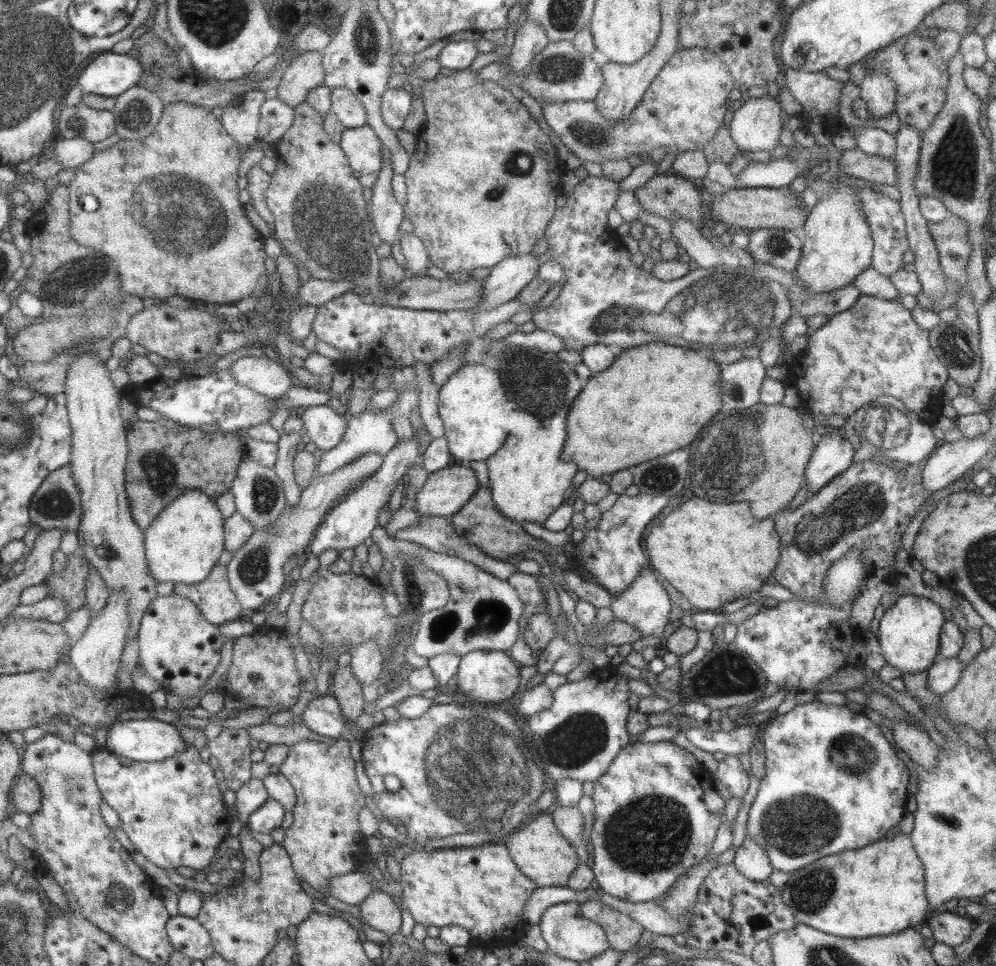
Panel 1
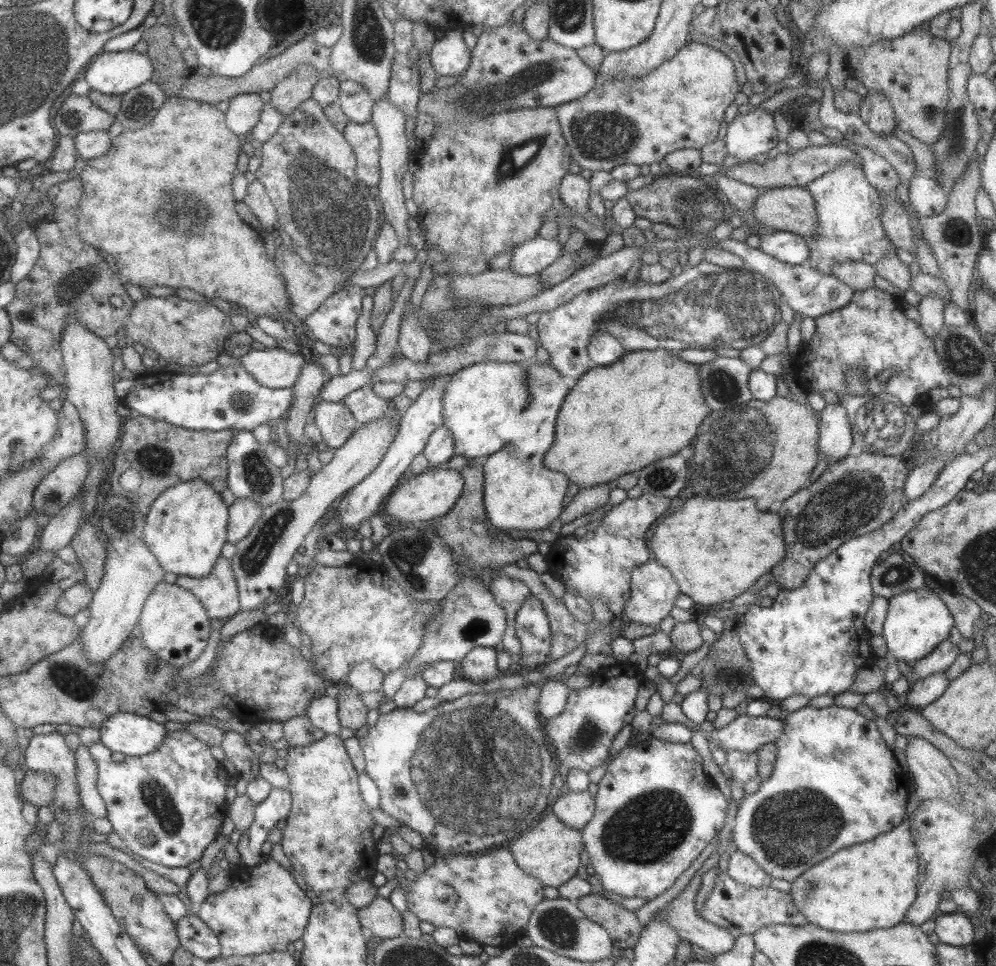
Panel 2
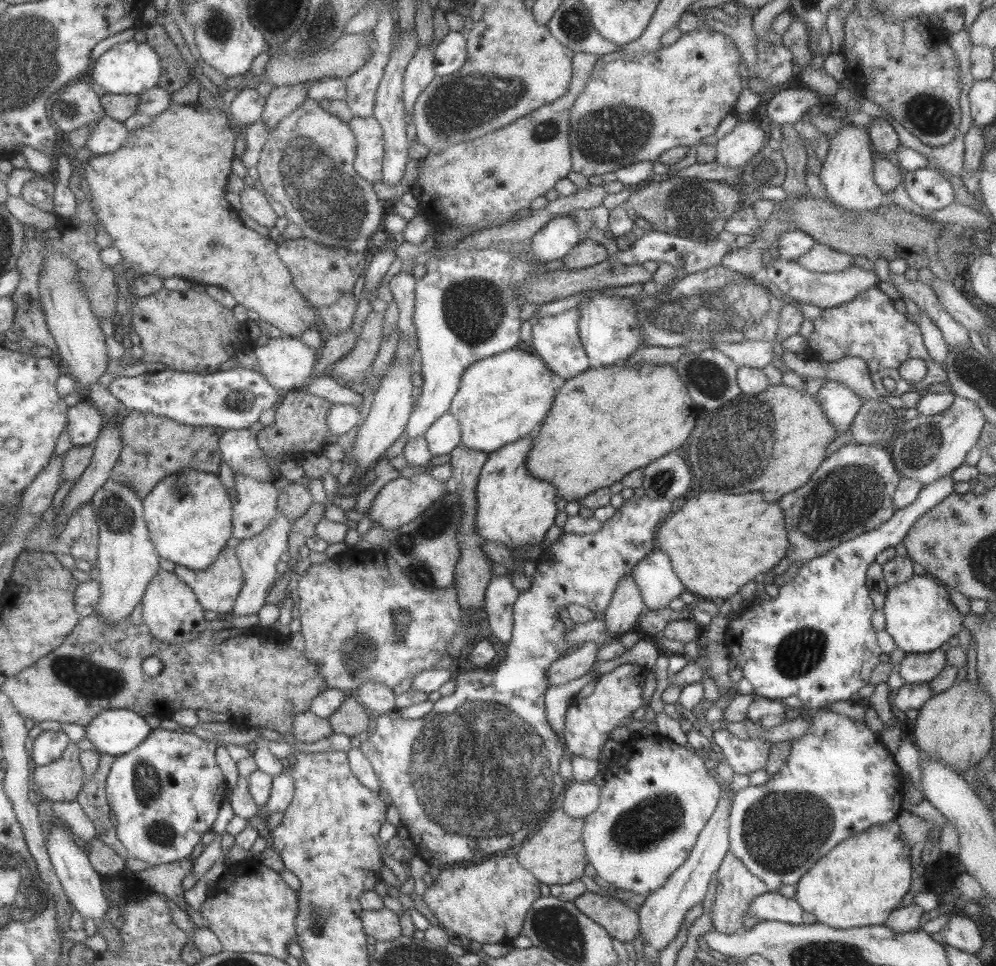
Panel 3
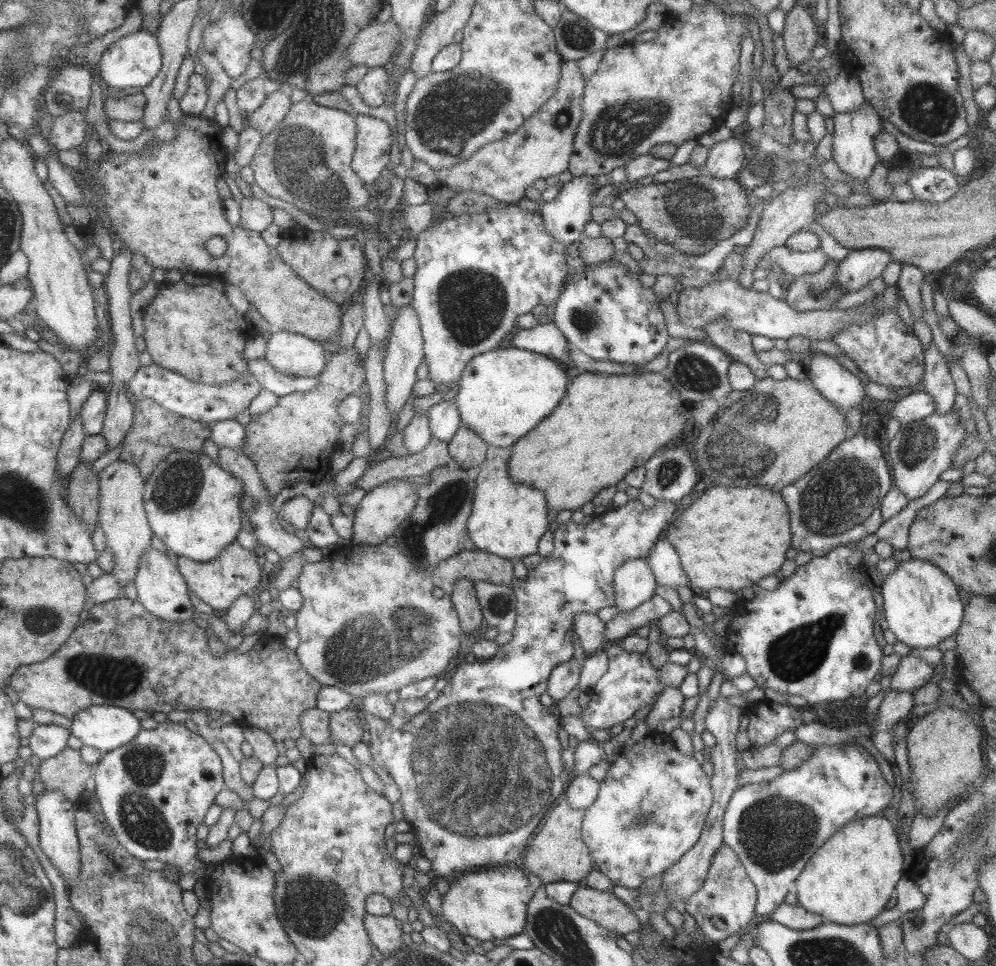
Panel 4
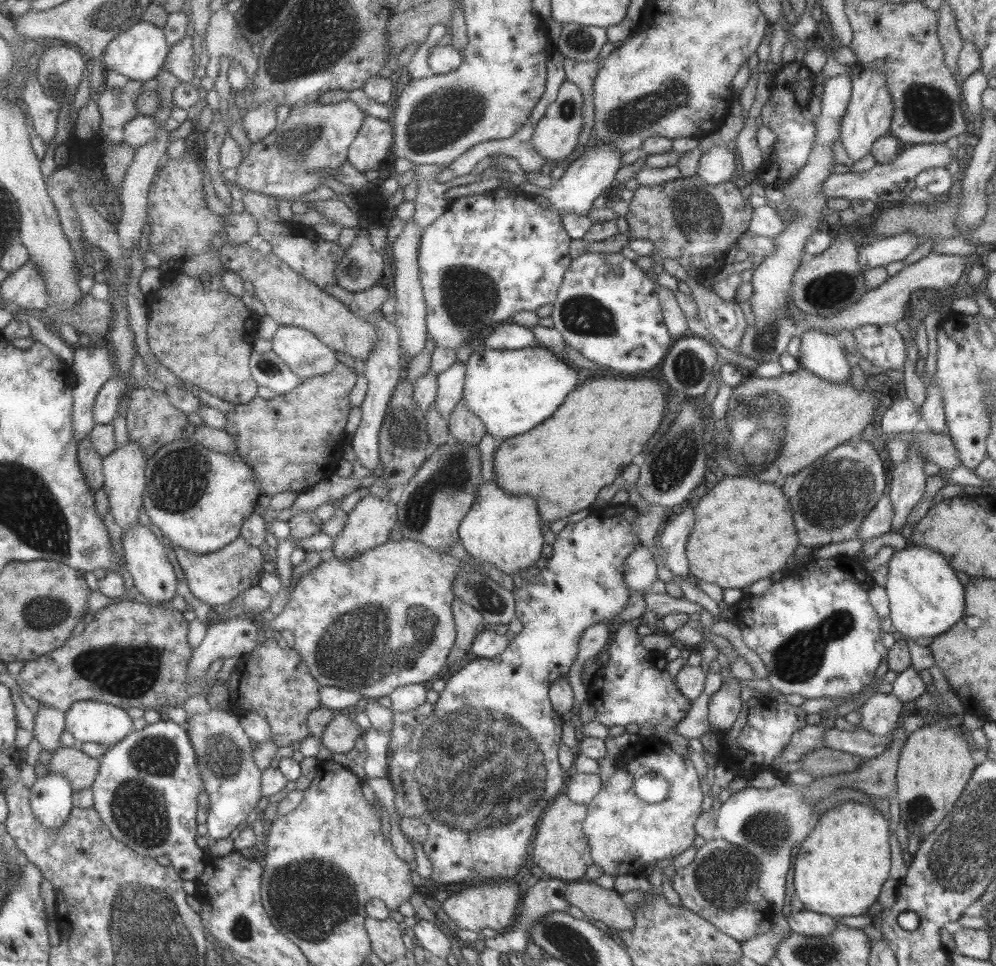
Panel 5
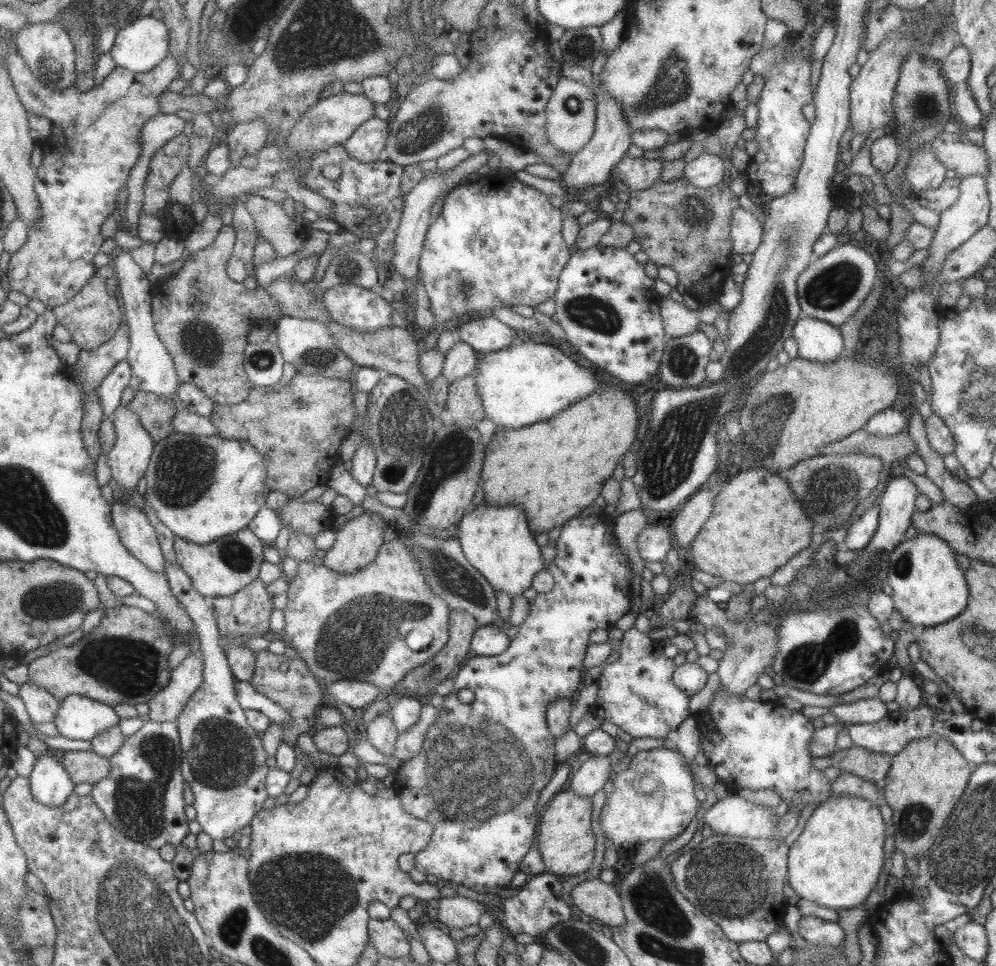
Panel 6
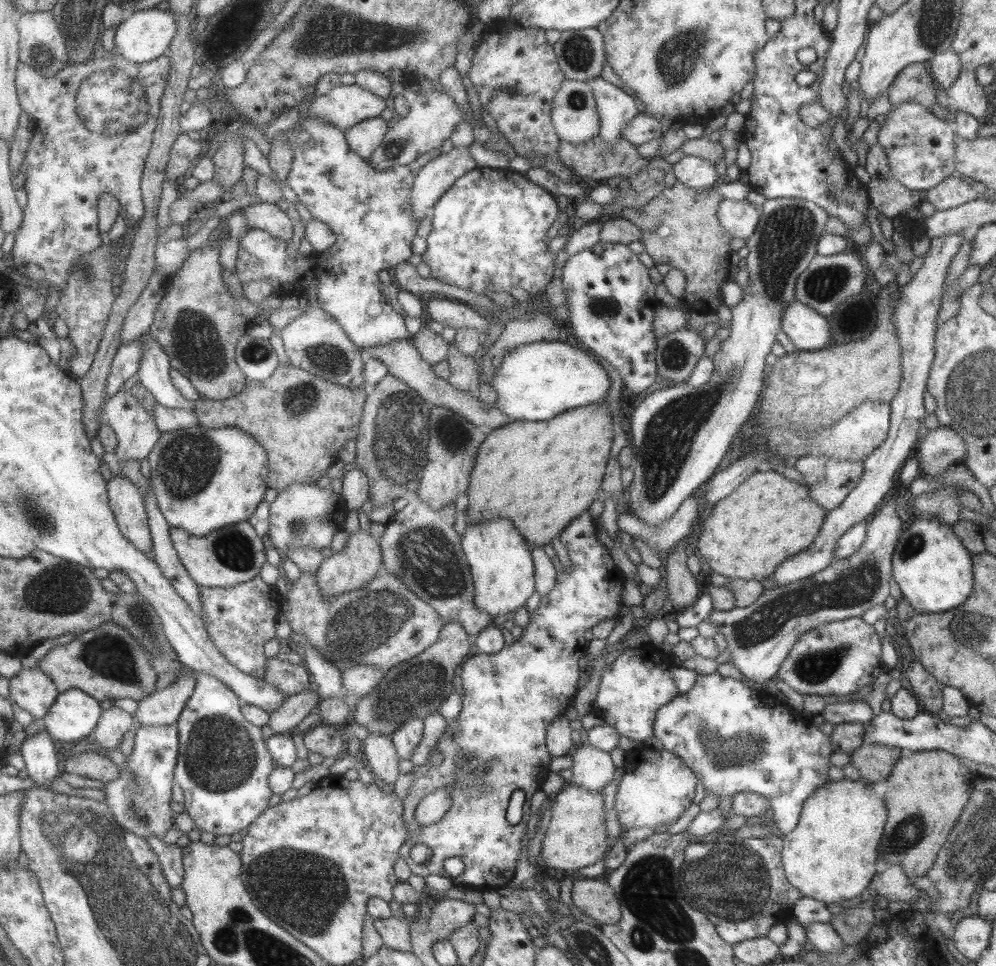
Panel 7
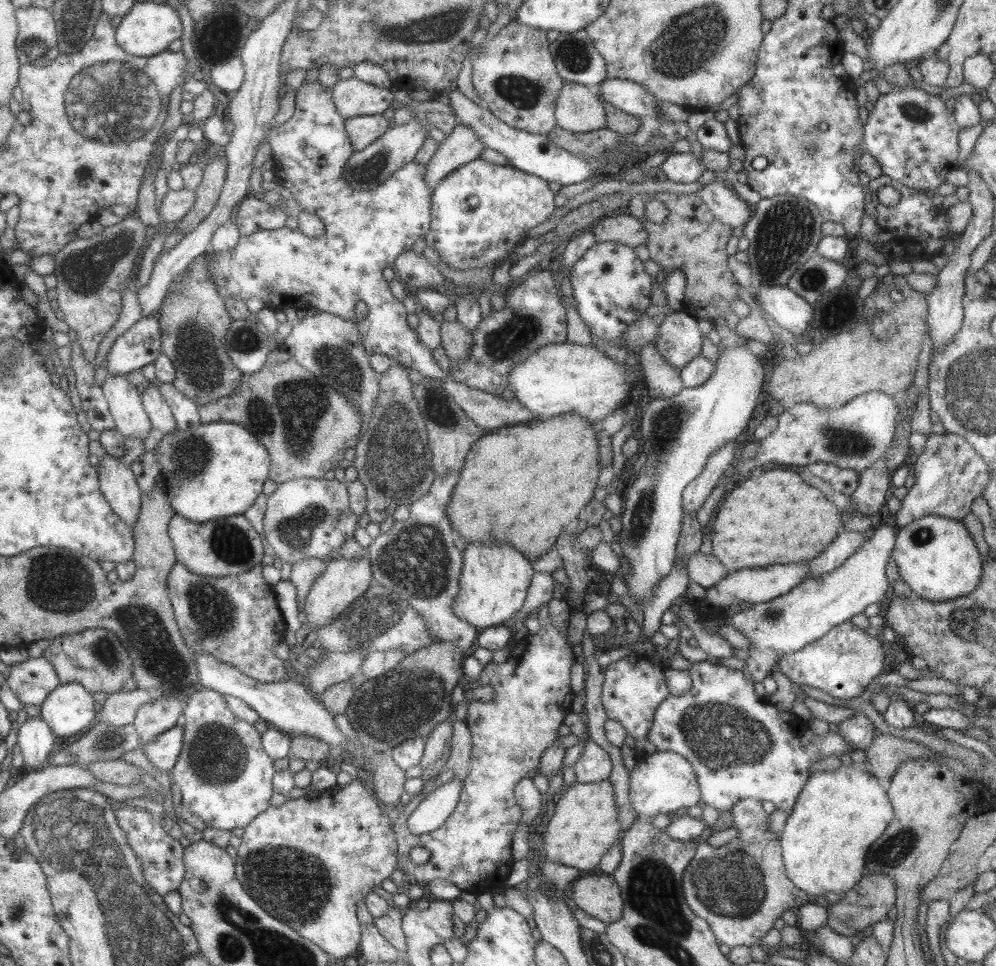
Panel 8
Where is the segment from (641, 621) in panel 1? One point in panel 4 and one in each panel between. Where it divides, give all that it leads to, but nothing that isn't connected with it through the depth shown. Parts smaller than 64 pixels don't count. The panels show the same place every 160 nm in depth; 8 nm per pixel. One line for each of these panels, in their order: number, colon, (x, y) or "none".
2: (652, 588)
3: (658, 584)
4: (664, 561)

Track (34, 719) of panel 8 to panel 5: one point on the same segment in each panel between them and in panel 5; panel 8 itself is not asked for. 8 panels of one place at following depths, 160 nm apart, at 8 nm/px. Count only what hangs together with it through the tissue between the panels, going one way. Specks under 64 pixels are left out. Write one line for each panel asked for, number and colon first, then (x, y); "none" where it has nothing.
5: (50, 798)
6: (49, 782)
7: (37, 752)

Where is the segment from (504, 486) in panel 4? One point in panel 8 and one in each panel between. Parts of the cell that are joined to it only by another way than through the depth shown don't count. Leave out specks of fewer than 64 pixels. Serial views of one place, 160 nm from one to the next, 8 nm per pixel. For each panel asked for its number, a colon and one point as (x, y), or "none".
5: (500, 529)
6: (496, 541)
7: (502, 570)
8: (494, 579)

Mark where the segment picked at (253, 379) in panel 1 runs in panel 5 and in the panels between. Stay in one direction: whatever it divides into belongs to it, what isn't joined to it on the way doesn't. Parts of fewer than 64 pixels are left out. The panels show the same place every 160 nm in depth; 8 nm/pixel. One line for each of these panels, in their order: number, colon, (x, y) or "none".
2: (275, 368)
3: (286, 363)
4: (293, 354)
5: (306, 356)

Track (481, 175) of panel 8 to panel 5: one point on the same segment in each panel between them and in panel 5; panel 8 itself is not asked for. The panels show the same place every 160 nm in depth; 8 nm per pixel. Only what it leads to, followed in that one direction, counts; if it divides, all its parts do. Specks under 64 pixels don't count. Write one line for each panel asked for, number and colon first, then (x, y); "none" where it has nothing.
5: (488, 256)
6: (496, 242)
7: (487, 233)

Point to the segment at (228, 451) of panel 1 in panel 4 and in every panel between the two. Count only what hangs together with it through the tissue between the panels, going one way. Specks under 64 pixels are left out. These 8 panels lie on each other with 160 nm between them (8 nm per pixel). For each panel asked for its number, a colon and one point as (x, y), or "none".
2: (163, 454)
3: (153, 446)
4: (155, 433)

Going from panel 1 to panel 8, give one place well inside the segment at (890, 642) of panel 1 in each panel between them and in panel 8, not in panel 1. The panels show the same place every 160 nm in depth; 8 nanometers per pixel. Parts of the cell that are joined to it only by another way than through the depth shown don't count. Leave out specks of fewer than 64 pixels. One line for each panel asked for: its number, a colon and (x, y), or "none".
2: (916, 621)
3: (919, 616)
4: (921, 607)
5: (925, 598)
6: (928, 587)
7: (933, 570)
8: (936, 558)

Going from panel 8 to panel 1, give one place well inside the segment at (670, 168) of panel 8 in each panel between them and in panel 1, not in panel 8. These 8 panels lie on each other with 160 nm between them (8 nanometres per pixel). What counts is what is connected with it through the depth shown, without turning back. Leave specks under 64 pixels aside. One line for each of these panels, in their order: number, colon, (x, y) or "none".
1: (756, 125)
2: (747, 135)
3: (733, 150)
4: (725, 159)
5: (715, 166)
6: (705, 170)
7: (694, 172)

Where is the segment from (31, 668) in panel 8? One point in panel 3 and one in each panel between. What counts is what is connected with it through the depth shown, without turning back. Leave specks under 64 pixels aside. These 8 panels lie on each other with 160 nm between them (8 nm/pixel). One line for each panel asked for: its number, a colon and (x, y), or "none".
3: (47, 746)
4: (46, 740)
5: (48, 722)
6: (41, 706)
7: (31, 689)

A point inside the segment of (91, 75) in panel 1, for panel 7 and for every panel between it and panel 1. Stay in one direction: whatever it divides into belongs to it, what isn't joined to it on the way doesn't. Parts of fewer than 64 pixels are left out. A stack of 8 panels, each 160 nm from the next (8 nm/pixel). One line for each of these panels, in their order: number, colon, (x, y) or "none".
2: (114, 73)
3: (131, 67)
4: (134, 60)
5: (137, 53)
6: (139, 46)
7: (145, 34)

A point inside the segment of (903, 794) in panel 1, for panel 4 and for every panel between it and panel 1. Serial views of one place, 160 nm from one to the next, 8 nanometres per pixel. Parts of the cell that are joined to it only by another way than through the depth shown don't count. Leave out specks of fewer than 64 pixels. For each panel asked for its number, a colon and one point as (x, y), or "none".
2: (834, 783)
3: (839, 778)
4: (774, 827)

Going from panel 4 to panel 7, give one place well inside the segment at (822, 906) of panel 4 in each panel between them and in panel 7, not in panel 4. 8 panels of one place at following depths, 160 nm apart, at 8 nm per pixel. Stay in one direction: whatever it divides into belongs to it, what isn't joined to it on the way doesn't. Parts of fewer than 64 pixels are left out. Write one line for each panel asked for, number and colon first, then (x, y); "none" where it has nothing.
5: (839, 869)
6: (835, 861)
7: (829, 856)

